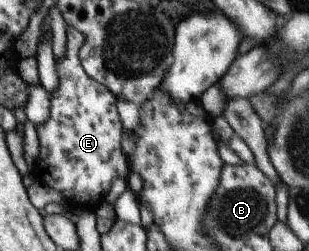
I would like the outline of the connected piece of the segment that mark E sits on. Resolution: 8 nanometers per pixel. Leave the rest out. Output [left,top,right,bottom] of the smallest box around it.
[33,27,131,207]

